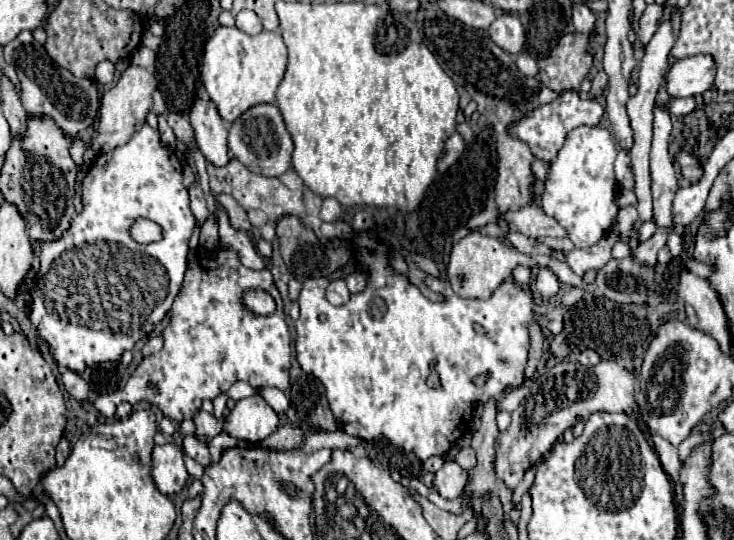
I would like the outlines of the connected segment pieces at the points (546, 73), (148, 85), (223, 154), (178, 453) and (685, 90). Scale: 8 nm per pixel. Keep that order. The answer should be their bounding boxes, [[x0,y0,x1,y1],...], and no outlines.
[[538,33,592,95],[92,65,156,153],[190,101,228,167],[152,443,190,495],[666,55,714,97]]

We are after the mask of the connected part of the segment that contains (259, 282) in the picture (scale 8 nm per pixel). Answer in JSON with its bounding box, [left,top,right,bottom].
[122,247,290,421]

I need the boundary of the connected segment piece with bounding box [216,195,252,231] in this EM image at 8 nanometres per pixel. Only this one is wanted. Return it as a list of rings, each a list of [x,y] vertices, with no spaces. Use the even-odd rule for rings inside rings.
[[[218,195],[216,199],[218,199],[218,203],[222,203],[222,205],[226,207],[232,227],[236,227],[236,229],[240,229],[240,231],[250,231],[250,229],[252,229],[246,211],[236,203],[236,199],[232,199],[232,195]]]

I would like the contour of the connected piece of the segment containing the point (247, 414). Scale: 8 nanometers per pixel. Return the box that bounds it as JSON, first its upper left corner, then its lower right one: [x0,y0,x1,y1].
[218,393,278,443]

